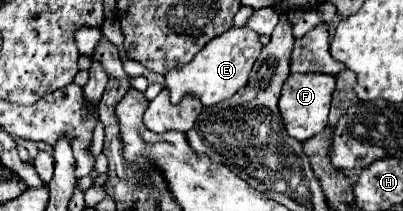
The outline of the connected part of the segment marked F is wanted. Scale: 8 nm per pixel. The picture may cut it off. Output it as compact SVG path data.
M292 73L286 79L280 99L278 99L278 109L290 137L298 141L306 141L326 127L330 95L334 91L334 85L336 85L336 77L324 75L324 73Z

